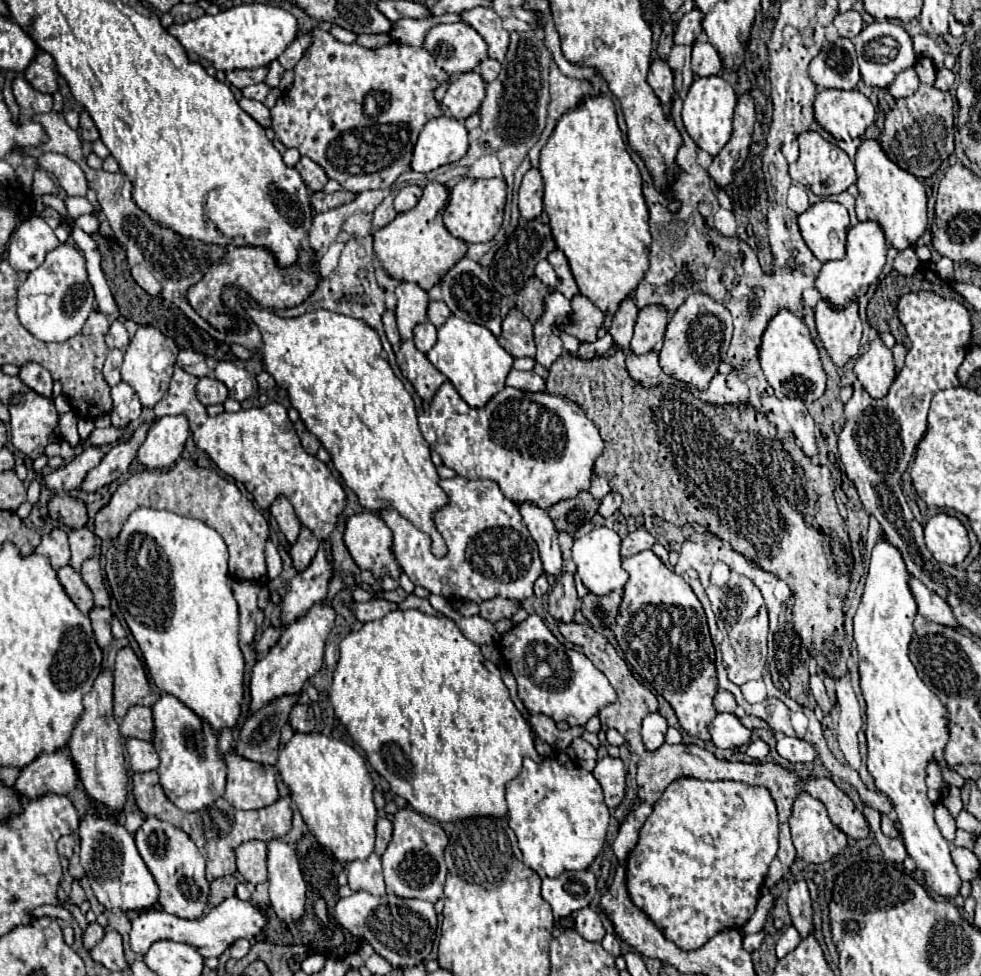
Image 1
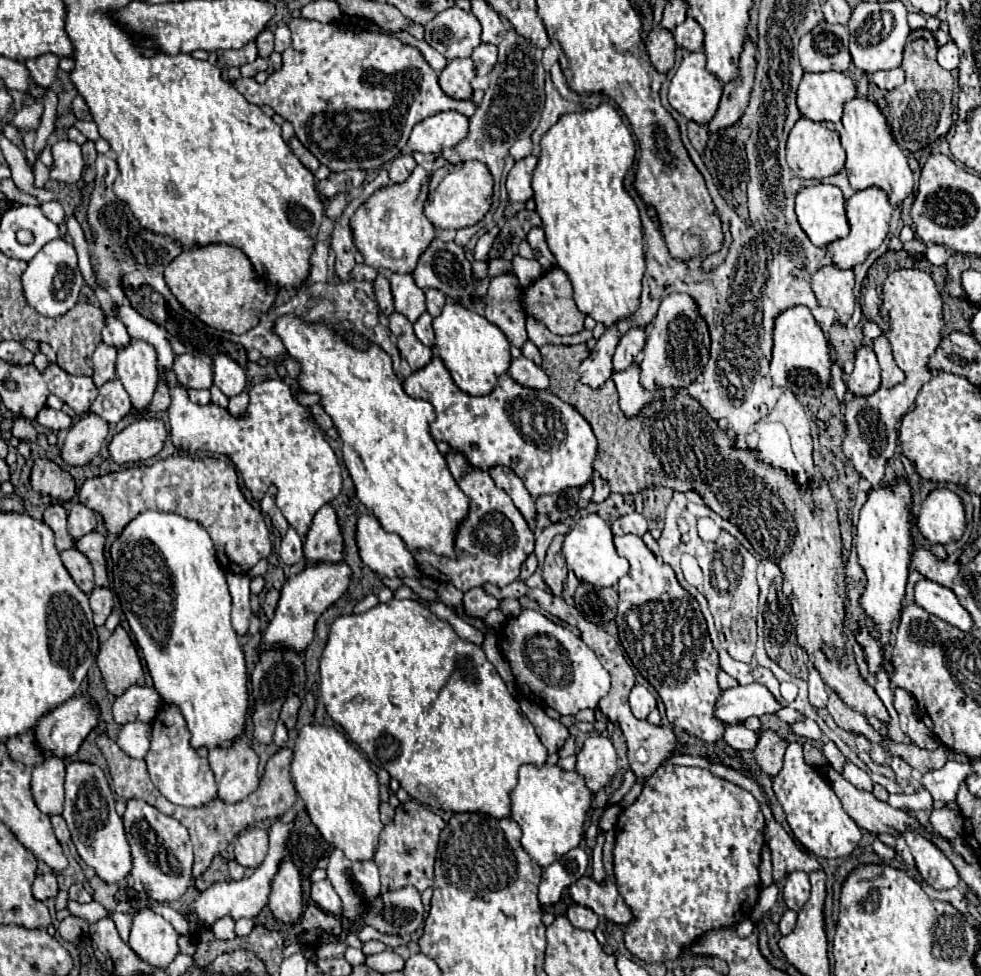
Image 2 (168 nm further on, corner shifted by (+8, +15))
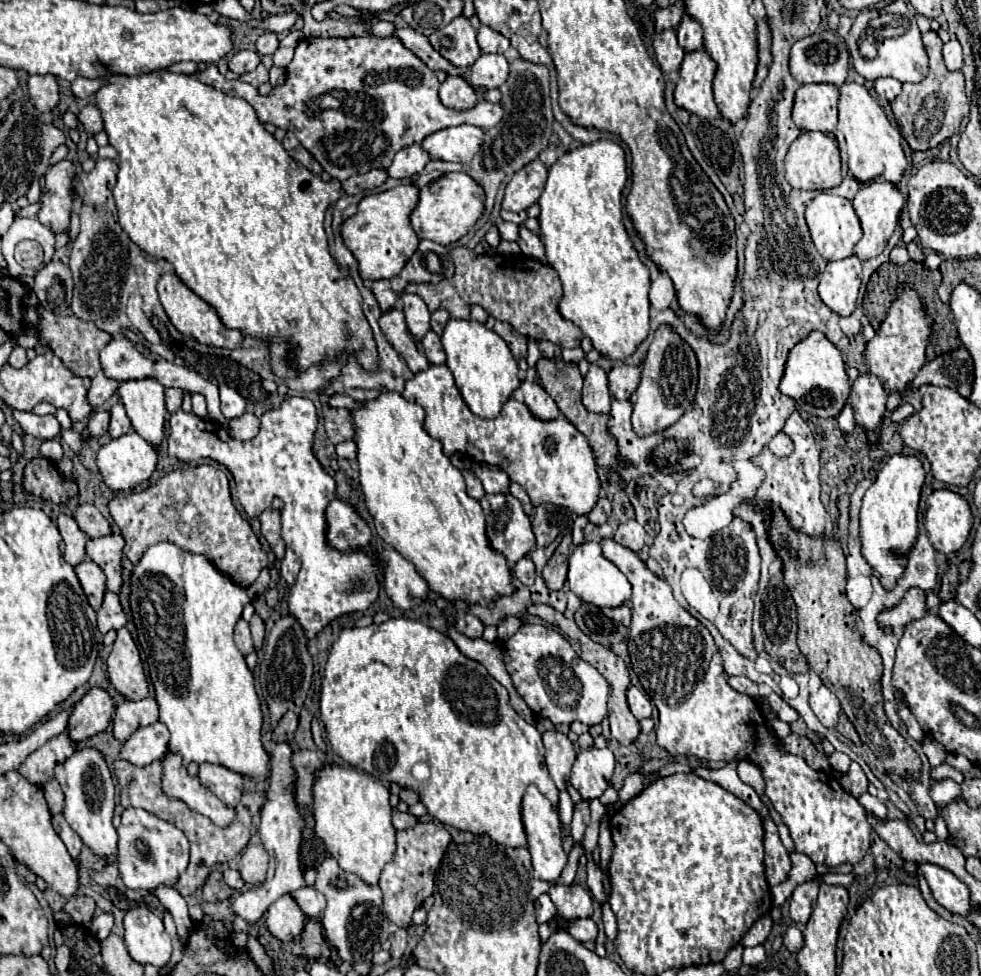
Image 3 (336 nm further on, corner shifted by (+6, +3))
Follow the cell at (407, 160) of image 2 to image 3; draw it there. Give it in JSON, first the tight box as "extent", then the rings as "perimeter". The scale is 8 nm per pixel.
{"extent":[388,144,430,180],"perimeter":[[[414,144],[412,148],[404,148],[396,154],[392,168],[388,168],[388,176],[396,178],[396,180],[412,178],[424,170],[428,160],[430,160],[430,156],[420,148],[420,144]]]}

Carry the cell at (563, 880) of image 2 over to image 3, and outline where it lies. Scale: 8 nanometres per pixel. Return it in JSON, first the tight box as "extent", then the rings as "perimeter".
{"extent":[536,894,556,924],"perimeter":[[[542,894],[542,896],[536,900],[536,920],[542,924],[542,922],[548,922],[554,914],[556,914],[554,902],[550,900],[548,894]]]}

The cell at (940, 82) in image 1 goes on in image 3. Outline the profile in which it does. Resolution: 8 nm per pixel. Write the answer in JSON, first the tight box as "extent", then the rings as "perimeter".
{"extent":[944,38,962,72],"perimeter":[[[952,38],[948,44],[944,44],[944,62],[950,72],[956,72],[962,68],[962,48],[956,38]]]}

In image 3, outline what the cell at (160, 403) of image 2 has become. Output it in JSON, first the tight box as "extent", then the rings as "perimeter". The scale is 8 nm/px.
{"extent":[166,388,184,414],"perimeter":[[[168,388],[168,390],[166,390],[166,410],[168,410],[170,414],[180,408],[182,396],[184,396],[184,392],[180,392],[178,388]]]}

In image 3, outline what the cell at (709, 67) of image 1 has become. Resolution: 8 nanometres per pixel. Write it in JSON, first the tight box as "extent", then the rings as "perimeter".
{"extent":[676,16,702,52],"perimeter":[[[684,16],[684,20],[680,22],[680,26],[676,28],[678,34],[678,42],[686,52],[696,52],[702,48],[702,28],[700,24],[696,24],[696,20],[692,20],[690,16]]]}

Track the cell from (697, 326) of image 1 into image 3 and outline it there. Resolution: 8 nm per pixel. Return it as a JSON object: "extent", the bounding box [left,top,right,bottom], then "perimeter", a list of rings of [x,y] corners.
{"extent":[632,324,698,436],"perimeter":[[[662,324],[648,348],[646,358],[642,360],[642,378],[634,392],[634,412],[632,428],[638,436],[648,436],[654,432],[666,430],[674,424],[694,402],[698,388],[698,360],[694,350],[674,332],[670,324]]]}

